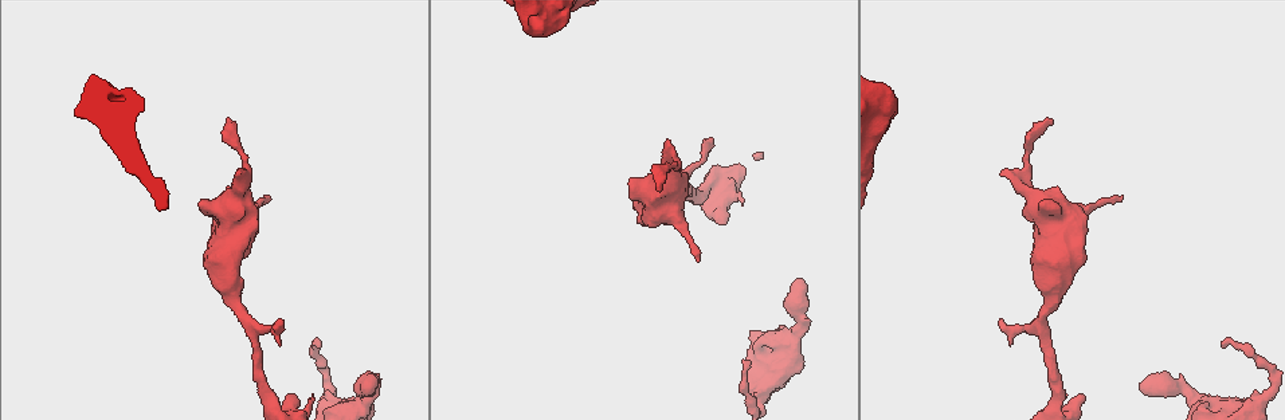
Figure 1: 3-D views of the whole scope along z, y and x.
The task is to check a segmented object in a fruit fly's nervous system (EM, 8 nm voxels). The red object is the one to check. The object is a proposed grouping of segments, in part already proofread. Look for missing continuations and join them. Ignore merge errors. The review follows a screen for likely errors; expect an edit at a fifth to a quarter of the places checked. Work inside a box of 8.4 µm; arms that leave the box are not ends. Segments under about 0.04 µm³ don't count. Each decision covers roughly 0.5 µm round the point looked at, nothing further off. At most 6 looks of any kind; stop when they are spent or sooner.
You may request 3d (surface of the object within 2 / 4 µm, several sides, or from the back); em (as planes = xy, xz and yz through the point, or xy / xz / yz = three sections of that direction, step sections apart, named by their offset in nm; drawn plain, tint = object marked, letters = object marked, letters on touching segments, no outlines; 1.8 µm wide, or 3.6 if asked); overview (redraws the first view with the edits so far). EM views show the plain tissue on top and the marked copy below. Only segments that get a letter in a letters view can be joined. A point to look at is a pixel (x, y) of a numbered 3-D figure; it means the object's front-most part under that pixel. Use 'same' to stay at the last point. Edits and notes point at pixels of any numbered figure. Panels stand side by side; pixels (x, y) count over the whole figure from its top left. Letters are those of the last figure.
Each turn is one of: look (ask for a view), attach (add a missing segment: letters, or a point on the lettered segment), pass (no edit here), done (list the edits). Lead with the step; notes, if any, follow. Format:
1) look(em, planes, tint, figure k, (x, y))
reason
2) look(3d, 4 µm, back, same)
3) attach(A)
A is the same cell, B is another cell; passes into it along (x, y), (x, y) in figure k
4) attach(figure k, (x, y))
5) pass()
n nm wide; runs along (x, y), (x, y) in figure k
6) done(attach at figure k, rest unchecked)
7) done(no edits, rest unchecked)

look(em, planes, letters, figure 1, (1225, 348))
free end

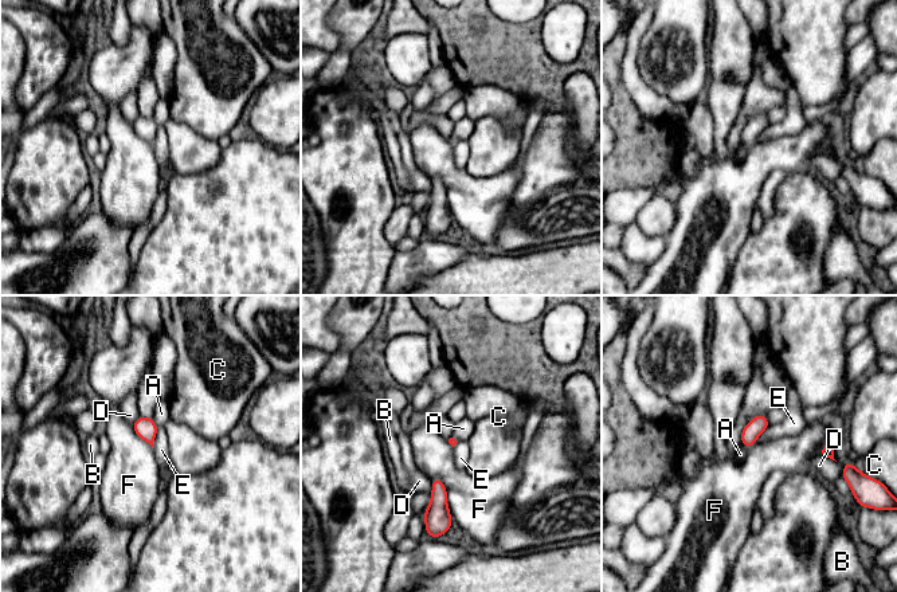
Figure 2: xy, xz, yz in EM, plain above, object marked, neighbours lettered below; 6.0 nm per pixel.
pass()
A, B, C, D, E and F are other cells; border along (433, 477), (445, 486), (453, 521) in figure 2; none of them fits

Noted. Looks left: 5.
look(3d, 2 µm, back, figure 1, (373, 389))
branch stops here

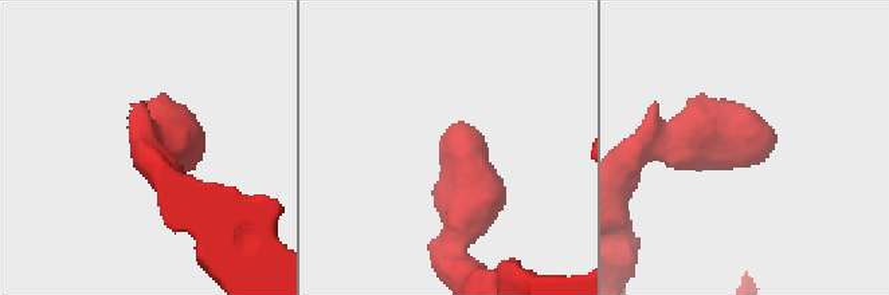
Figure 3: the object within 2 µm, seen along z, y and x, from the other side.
look(em, xz, step 4, tint, figure 3, (767, 141))

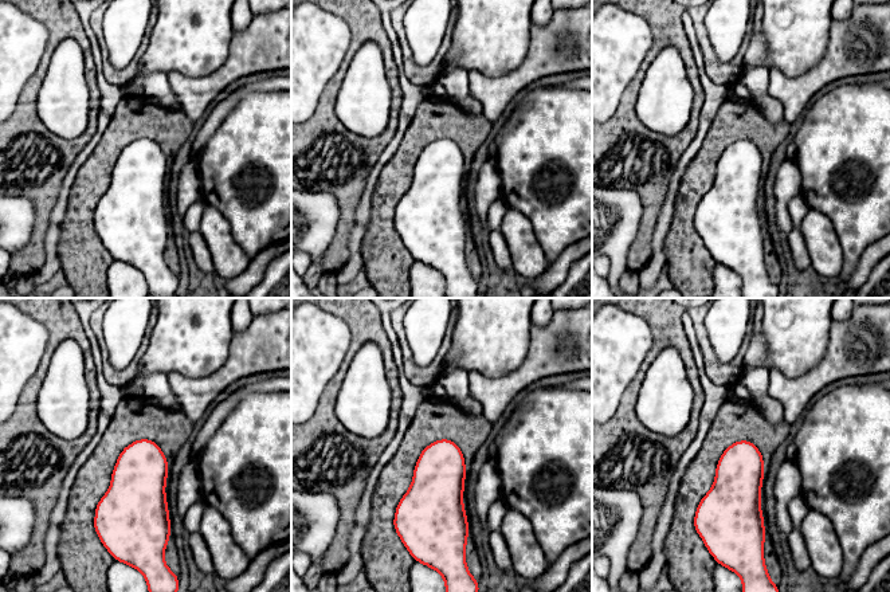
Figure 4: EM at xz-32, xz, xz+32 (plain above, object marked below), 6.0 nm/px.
look(em, yz, step 16, letters, same)
another direction

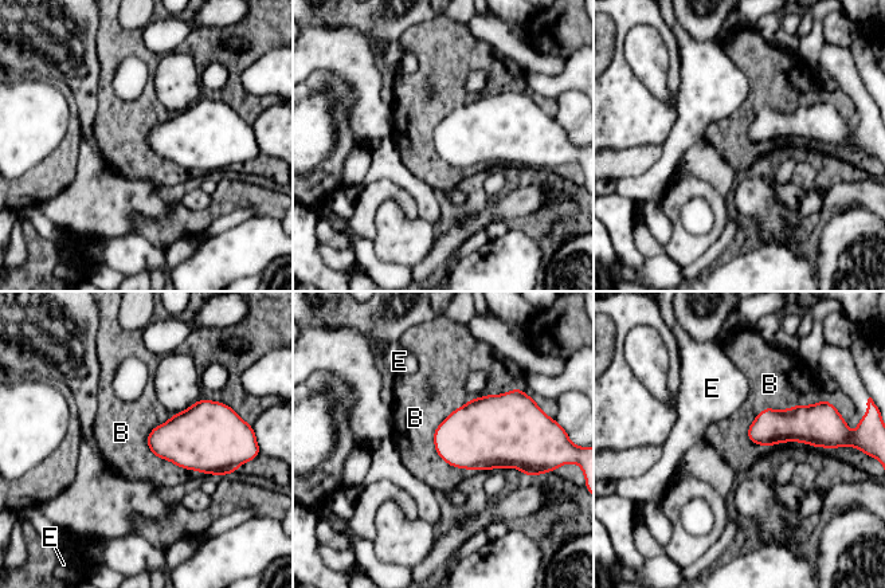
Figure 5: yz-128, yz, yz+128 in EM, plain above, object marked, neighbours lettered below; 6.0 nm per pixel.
pass()
B touches over 420 nm; B and E are other cells; border along (149, 431), (157, 457), (204, 474) in figure 5; none of them fits

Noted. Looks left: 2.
done(no edits, rest unchecked)

